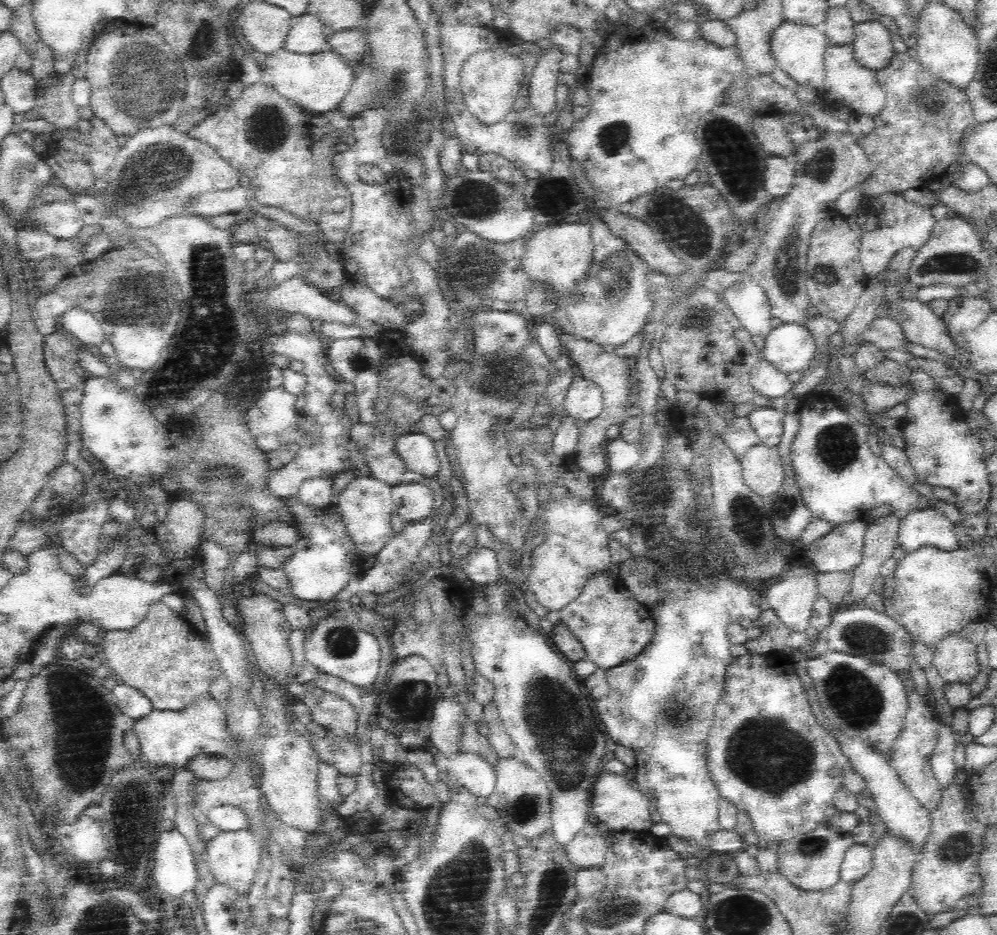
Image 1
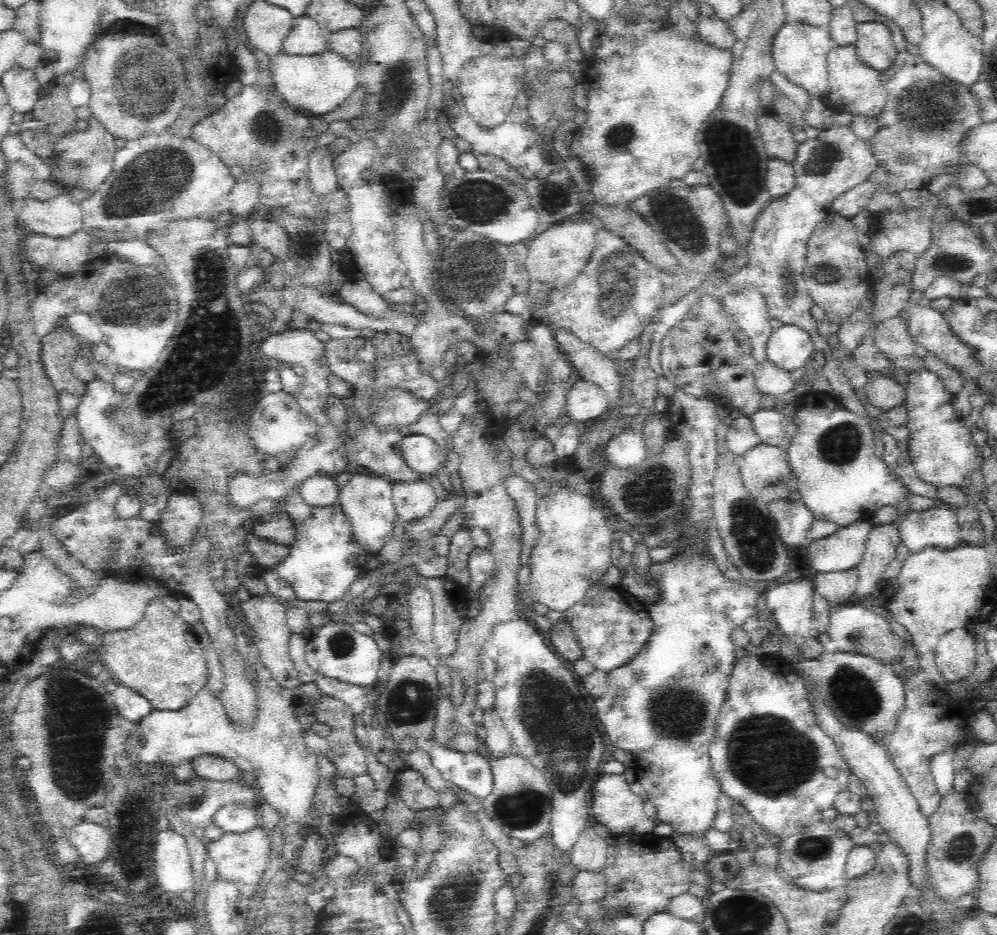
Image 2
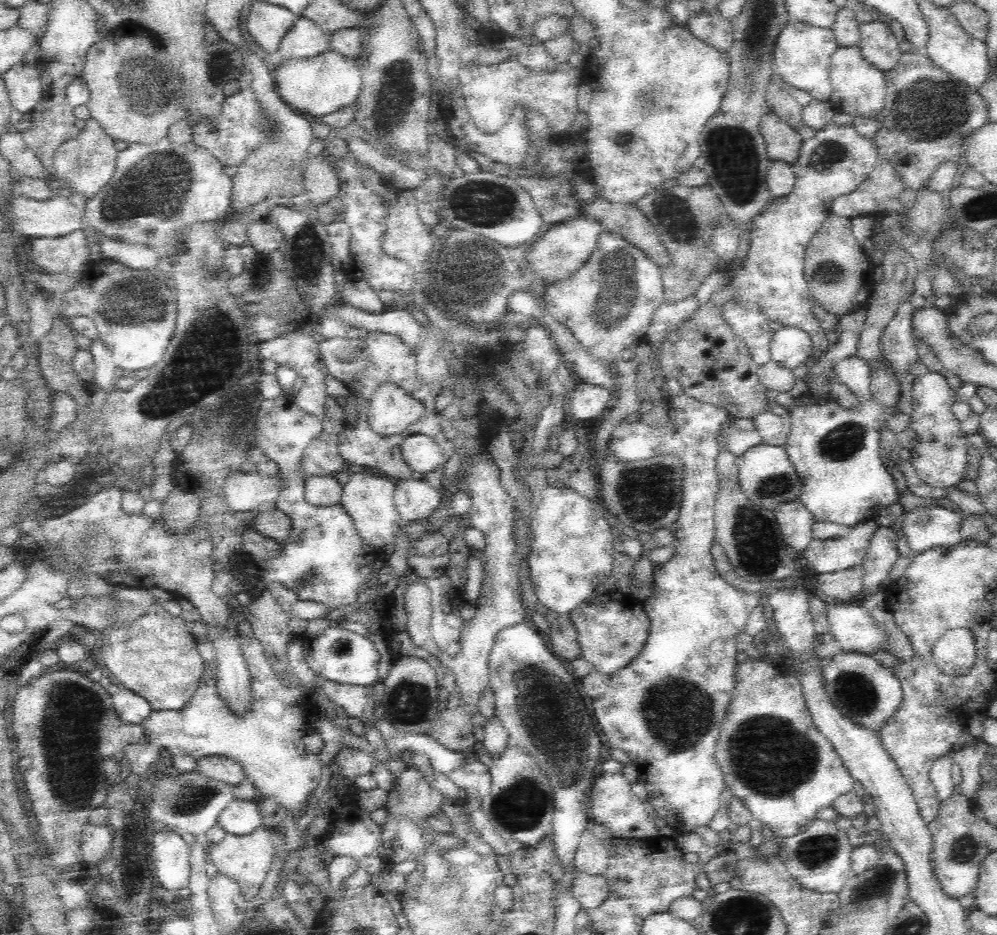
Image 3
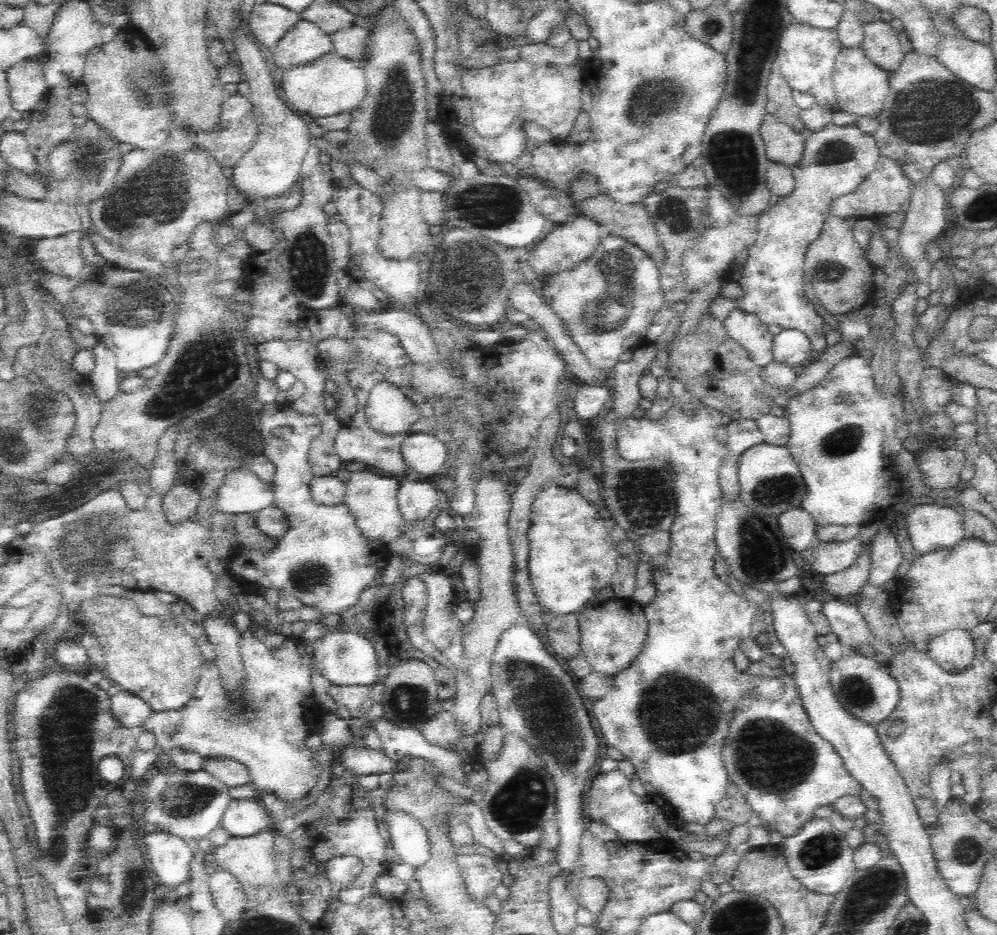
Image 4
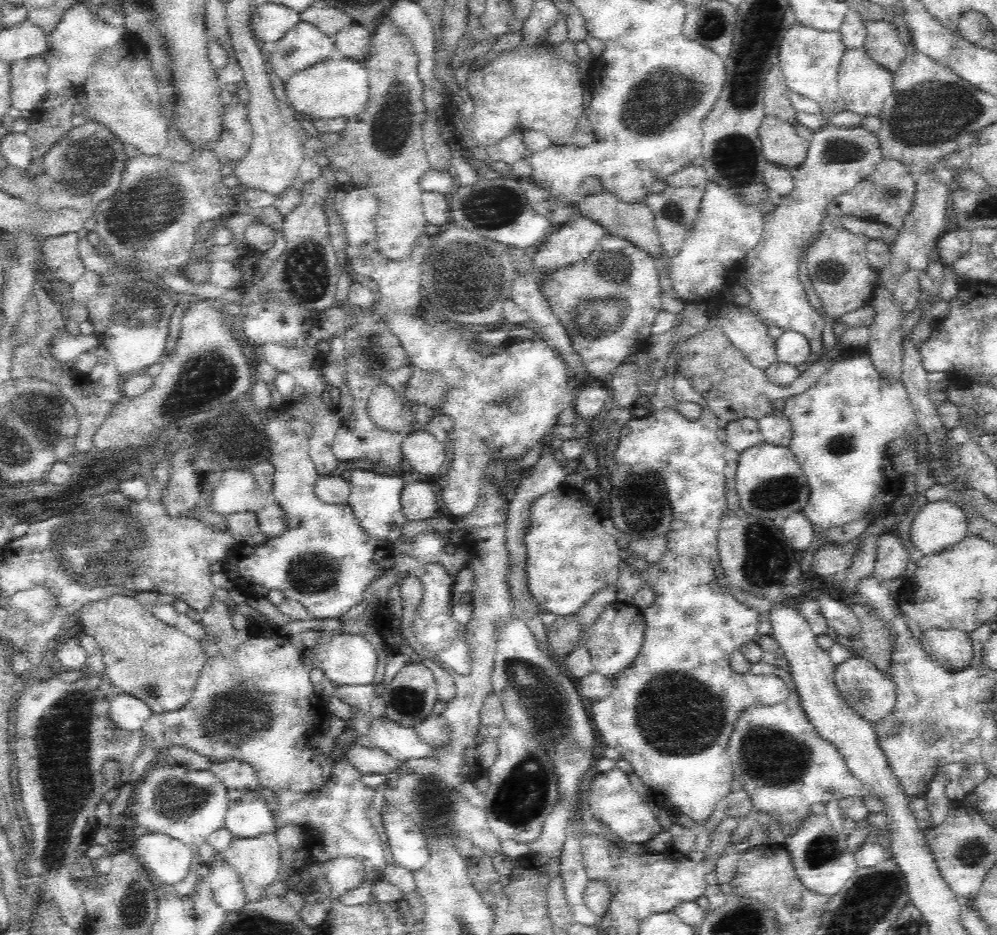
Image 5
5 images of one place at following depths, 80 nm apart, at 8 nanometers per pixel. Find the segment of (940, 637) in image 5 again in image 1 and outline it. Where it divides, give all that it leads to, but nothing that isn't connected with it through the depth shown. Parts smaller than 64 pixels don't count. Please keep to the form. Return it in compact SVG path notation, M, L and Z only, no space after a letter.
M952 633L936 645L931 664L946 684L970 684L981 669L979 653L977 646L962 633Z

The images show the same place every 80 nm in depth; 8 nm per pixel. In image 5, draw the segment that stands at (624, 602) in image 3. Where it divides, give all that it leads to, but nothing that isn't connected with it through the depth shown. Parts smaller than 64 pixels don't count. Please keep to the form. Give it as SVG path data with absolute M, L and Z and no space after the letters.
M618 602L606 606L600 616L586 626L586 634L581 641L590 653L593 671L602 676L614 678L618 673L626 671L639 655L642 643L645 639L645 620L642 609L631 603Z

